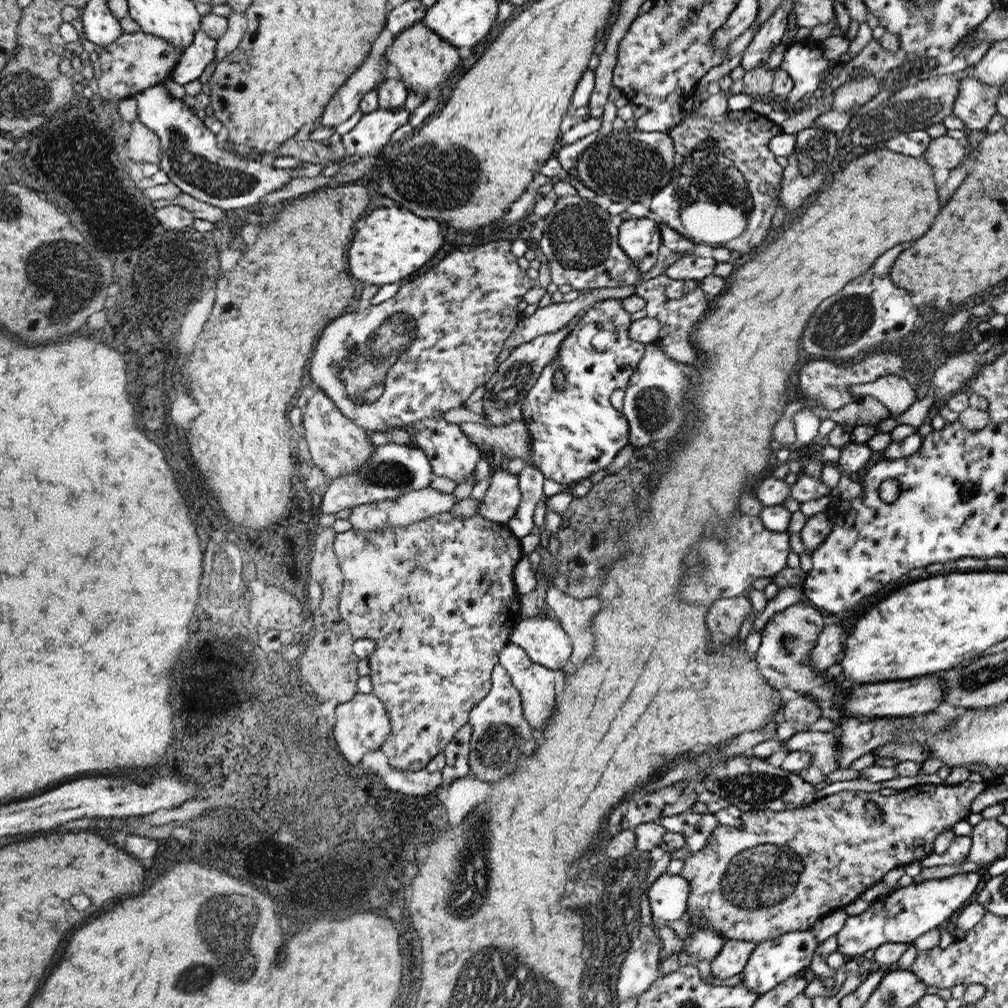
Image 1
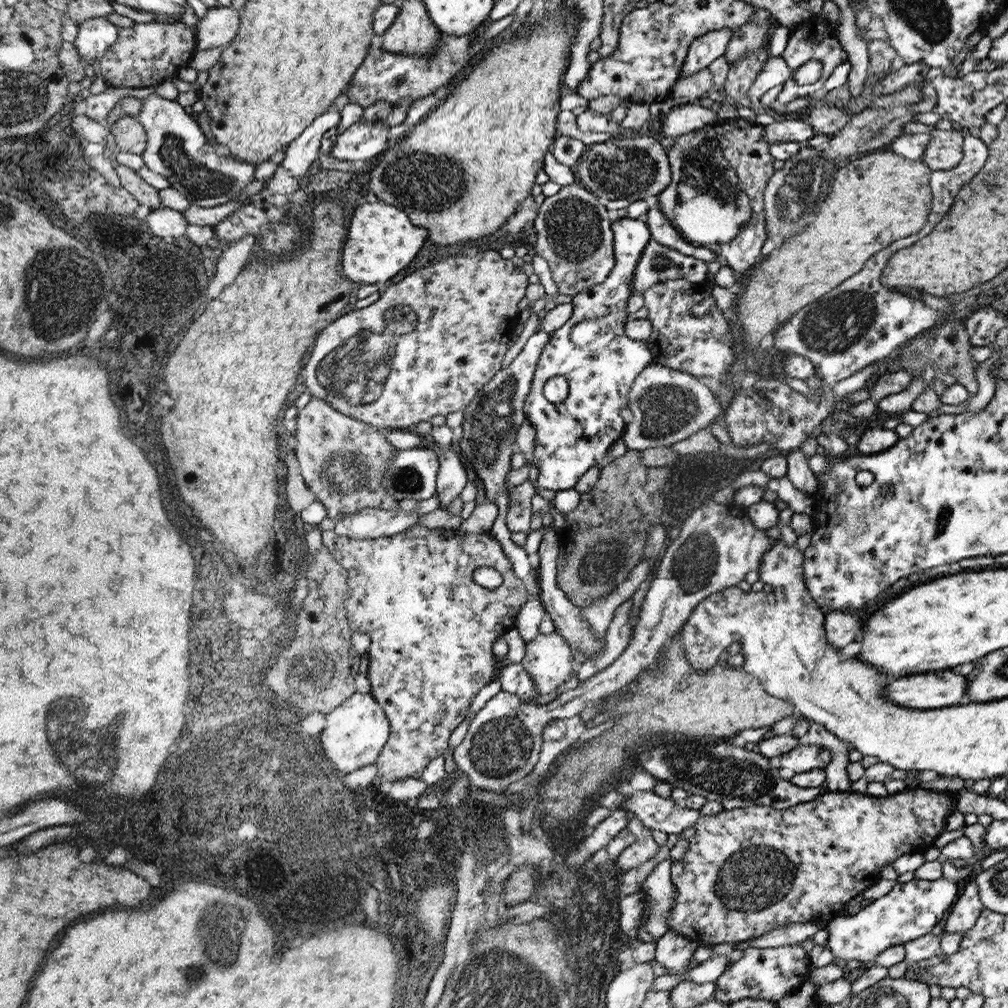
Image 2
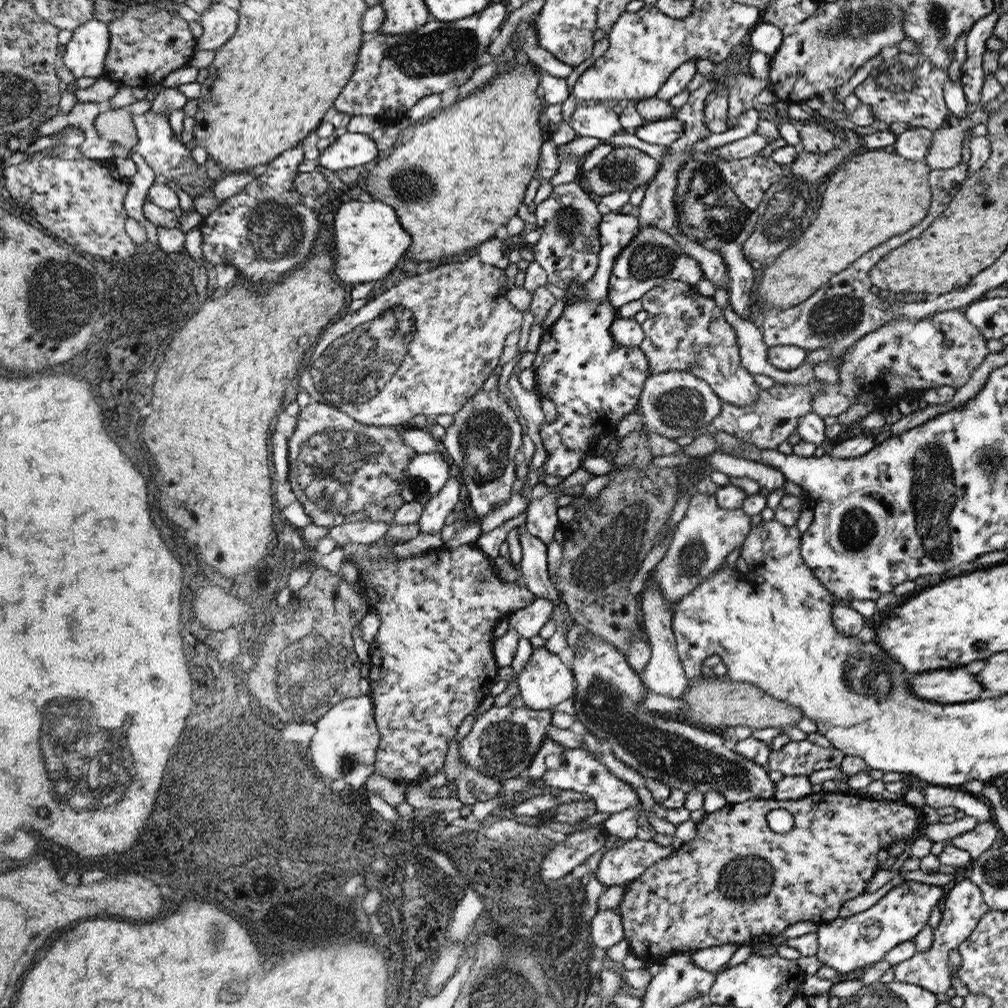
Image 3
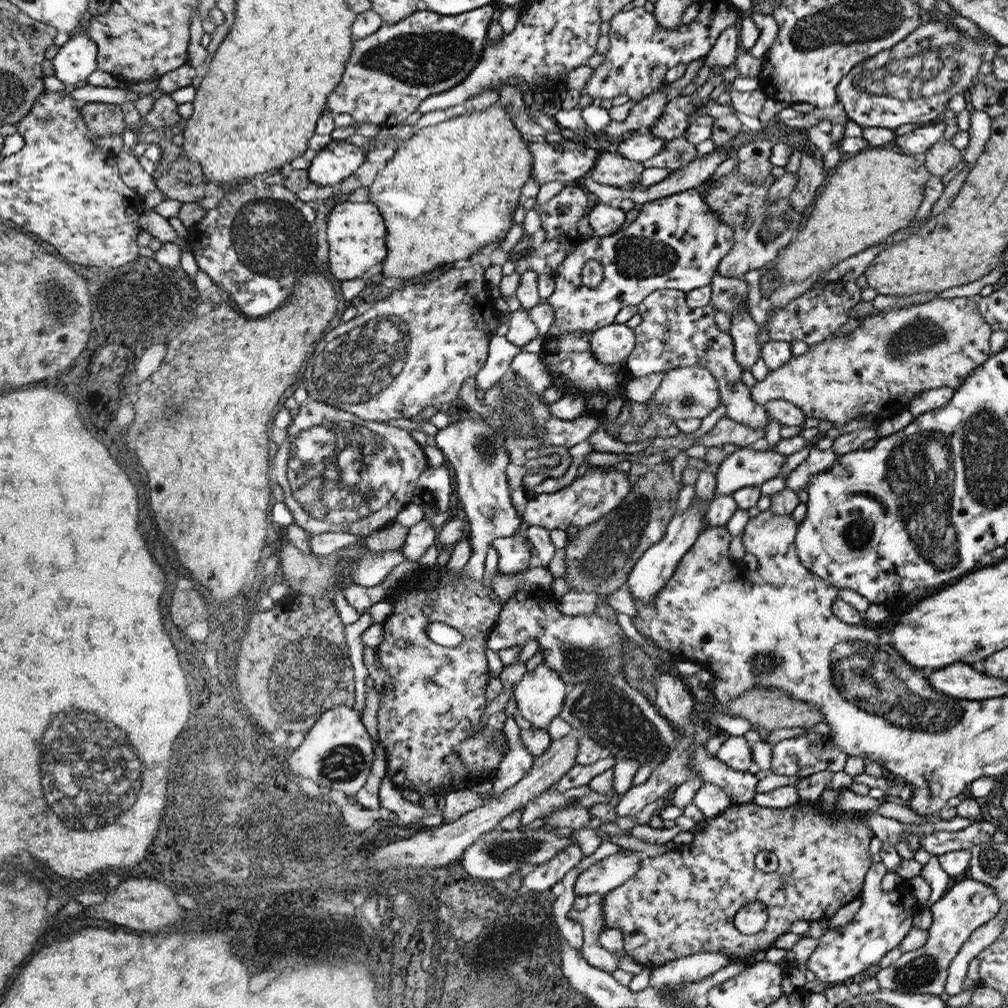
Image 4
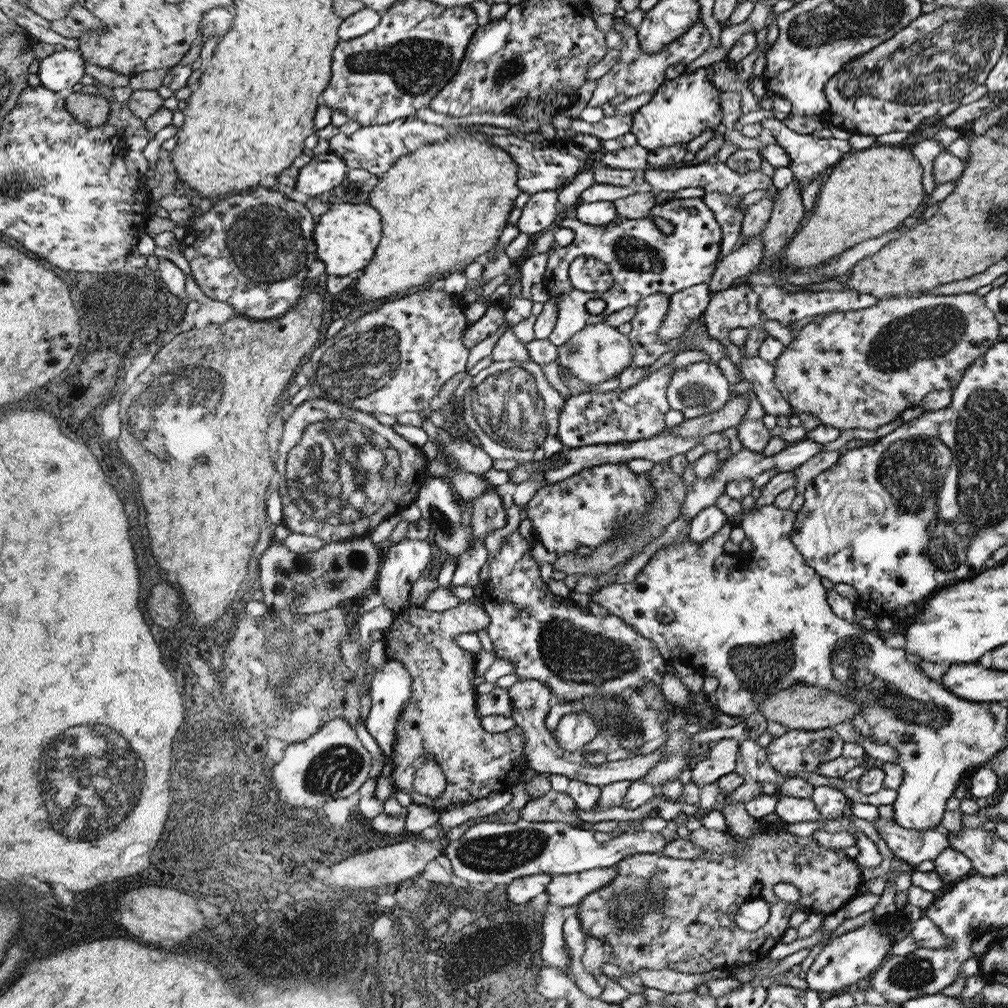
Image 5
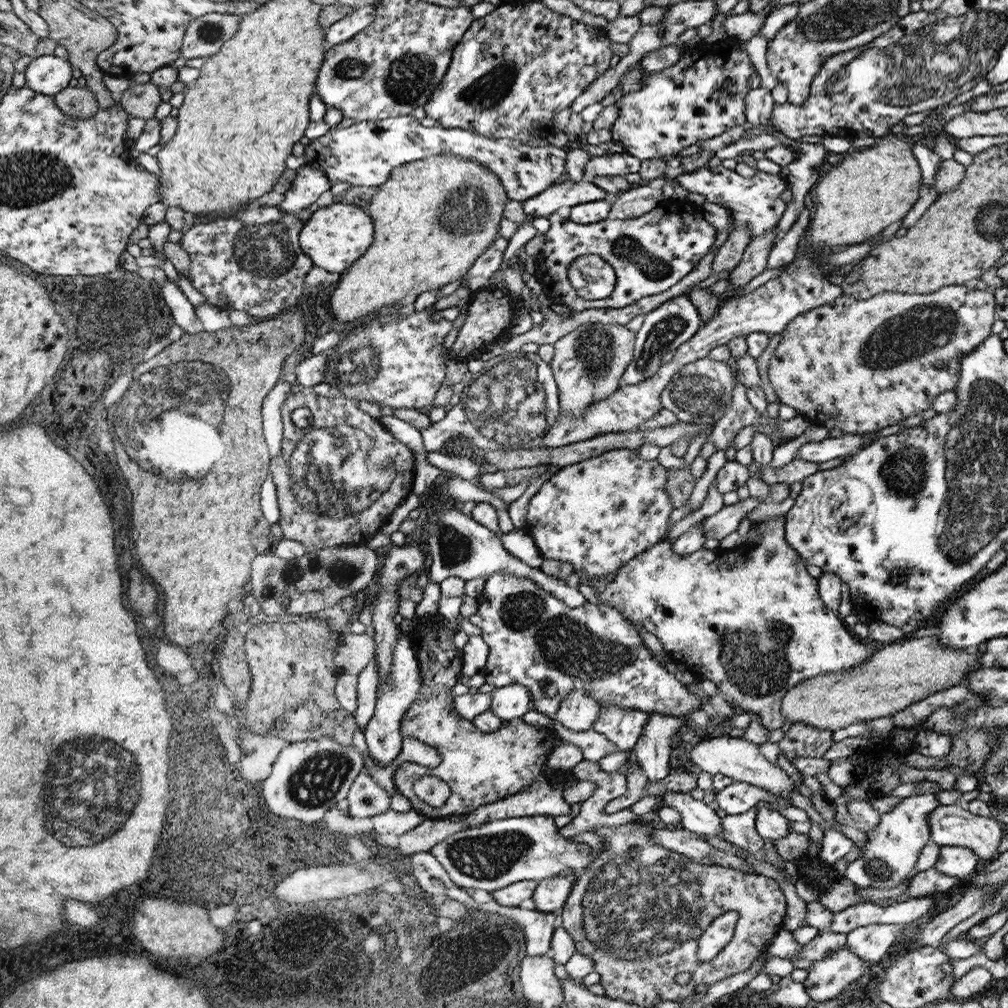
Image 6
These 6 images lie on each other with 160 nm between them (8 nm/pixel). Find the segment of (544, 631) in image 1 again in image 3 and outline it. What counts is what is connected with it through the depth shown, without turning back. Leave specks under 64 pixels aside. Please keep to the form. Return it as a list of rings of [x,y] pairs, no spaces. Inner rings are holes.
[[[546,647],[533,649],[518,677],[521,699],[532,710],[553,710],[575,692],[574,672]]]

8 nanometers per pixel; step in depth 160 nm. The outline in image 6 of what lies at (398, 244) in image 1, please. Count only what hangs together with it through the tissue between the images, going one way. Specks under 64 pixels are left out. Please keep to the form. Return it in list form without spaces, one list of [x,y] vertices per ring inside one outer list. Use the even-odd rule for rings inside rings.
[[[334,202],[318,208],[303,224],[299,244],[304,255],[311,258],[314,266],[328,272],[342,274],[352,268],[366,254],[375,239],[374,218],[358,206],[344,206],[344,202]]]

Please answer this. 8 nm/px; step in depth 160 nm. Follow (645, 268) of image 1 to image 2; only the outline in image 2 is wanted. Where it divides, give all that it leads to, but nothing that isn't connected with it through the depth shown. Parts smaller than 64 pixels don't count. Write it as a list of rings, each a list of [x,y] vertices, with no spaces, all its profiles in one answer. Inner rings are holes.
[[[627,216],[612,221],[611,229],[614,257],[616,257],[614,266],[604,282],[573,295],[571,318],[550,334],[551,340],[547,342],[542,358],[539,359],[538,366],[535,368],[535,376],[530,385],[530,393],[524,408],[528,420],[534,424],[537,432],[532,460],[532,464],[538,470],[536,484],[539,488],[545,488],[548,491],[570,490],[589,468],[599,466],[602,458],[605,458],[608,448],[624,434],[626,424],[624,424],[620,409],[628,406],[629,392],[631,392],[635,380],[647,366],[653,363],[654,359],[647,344],[628,338],[624,330],[629,314],[627,300],[632,295],[631,280],[635,275],[636,265],[644,256],[644,251],[652,239],[651,231],[643,218],[635,219]],[[580,322],[594,322],[598,328],[598,332],[592,334],[592,340],[582,346],[572,342],[572,330]],[[553,376],[564,376],[569,384],[568,396],[556,405],[545,402],[543,398],[544,383]]]

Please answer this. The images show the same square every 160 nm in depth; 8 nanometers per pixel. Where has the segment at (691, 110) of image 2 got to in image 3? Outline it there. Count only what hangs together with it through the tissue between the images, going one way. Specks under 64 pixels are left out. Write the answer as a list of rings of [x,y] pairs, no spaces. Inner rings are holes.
[[[675,117],[664,121],[648,121],[633,132],[642,142],[668,147],[684,134],[684,123]]]

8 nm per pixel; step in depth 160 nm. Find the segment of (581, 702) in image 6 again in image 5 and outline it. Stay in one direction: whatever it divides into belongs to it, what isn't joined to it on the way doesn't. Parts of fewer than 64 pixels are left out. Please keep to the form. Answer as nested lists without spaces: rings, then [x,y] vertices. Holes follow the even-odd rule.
[[[580,711],[579,713],[568,713],[564,715],[558,724],[556,730],[556,740],[560,745],[560,748],[570,752],[576,752],[578,749],[583,750],[583,746],[588,744],[597,736],[596,721],[595,718],[586,711]]]

